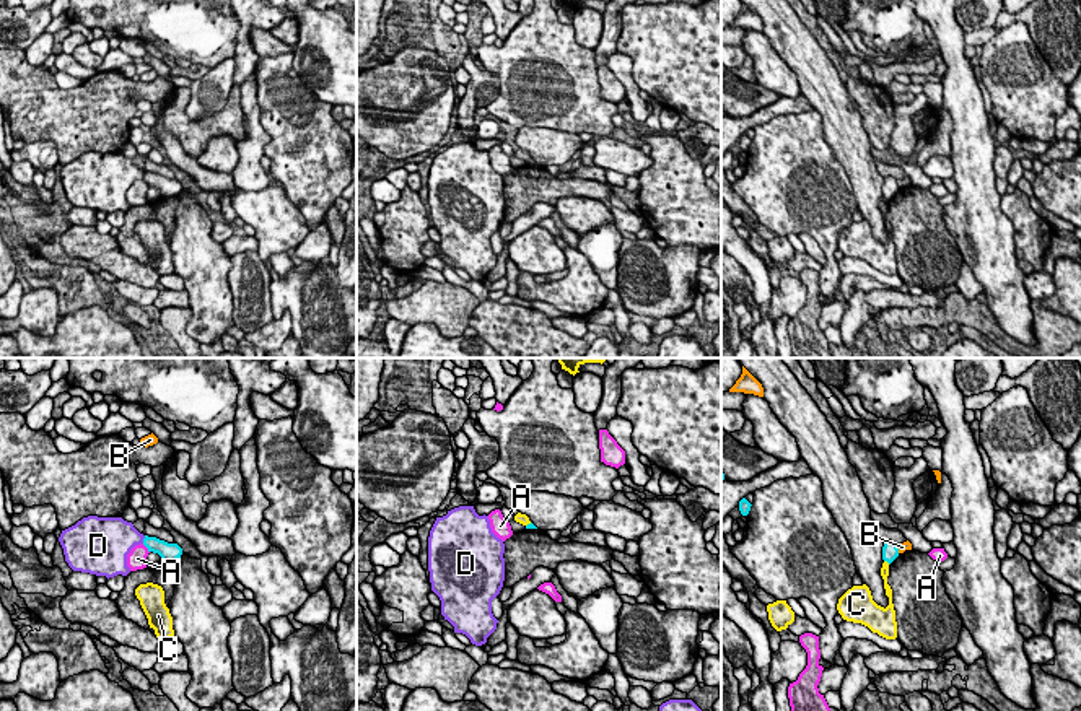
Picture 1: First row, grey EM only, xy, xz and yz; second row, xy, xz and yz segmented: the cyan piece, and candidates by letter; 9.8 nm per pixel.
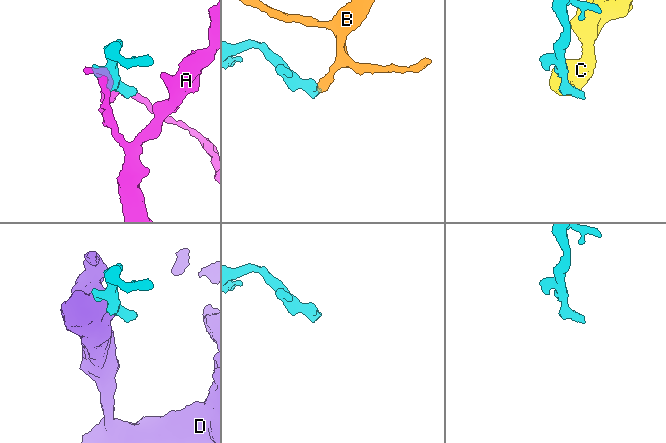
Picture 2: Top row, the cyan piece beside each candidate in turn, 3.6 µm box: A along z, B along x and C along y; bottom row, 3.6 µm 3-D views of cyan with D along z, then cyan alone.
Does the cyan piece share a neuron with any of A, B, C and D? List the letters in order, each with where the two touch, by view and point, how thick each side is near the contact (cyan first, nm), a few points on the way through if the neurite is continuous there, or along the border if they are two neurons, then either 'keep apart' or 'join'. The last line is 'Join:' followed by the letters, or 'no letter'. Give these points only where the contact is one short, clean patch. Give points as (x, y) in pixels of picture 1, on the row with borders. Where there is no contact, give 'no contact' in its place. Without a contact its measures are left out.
A: meets cyan in xy at (147, 547); 190 nm thick on the cyan side, 190 nm on the other; border along xy (142, 544), (148, 552); keep apart
B: meets cyan in yz at (897, 549); 160 nm thick on the cyan side, 90 nm on the other; border along yz (896, 545), (899, 552); keep apart
C: meets cyan in yz at (888, 562); 160 nm thick on the cyan side, 100 nm on the other; border along yz (884, 560), (889, 563); keep apart
D: meets cyan in xy at (144, 539); 160 nm thick on the cyan side, 340 nm on the other; border along xy (145, 536), (142, 542); keep apart
Join: no letter

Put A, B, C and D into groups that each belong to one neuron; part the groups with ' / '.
A / B / C / D

